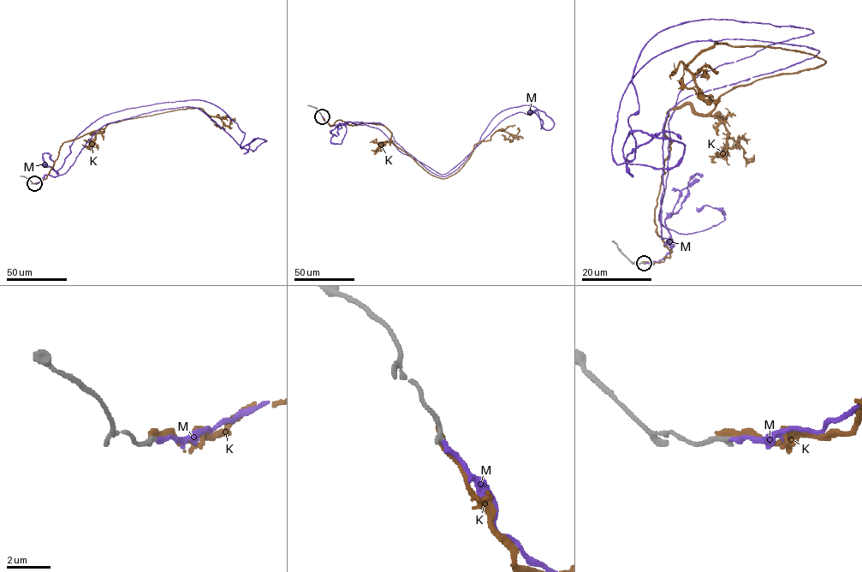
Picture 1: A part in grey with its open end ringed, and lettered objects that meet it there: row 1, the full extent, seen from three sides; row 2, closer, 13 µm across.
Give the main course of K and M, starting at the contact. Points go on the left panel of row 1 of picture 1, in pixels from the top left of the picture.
K: (34, 183), (46, 178), (64, 142), (104, 132), (109, 123), (195, 108), (222, 123), (221, 128), (214, 124)
M: (34, 183), (57, 175), (74, 139), (91, 124), (127, 109), (205, 101), (245, 133), (241, 148), (252, 141)

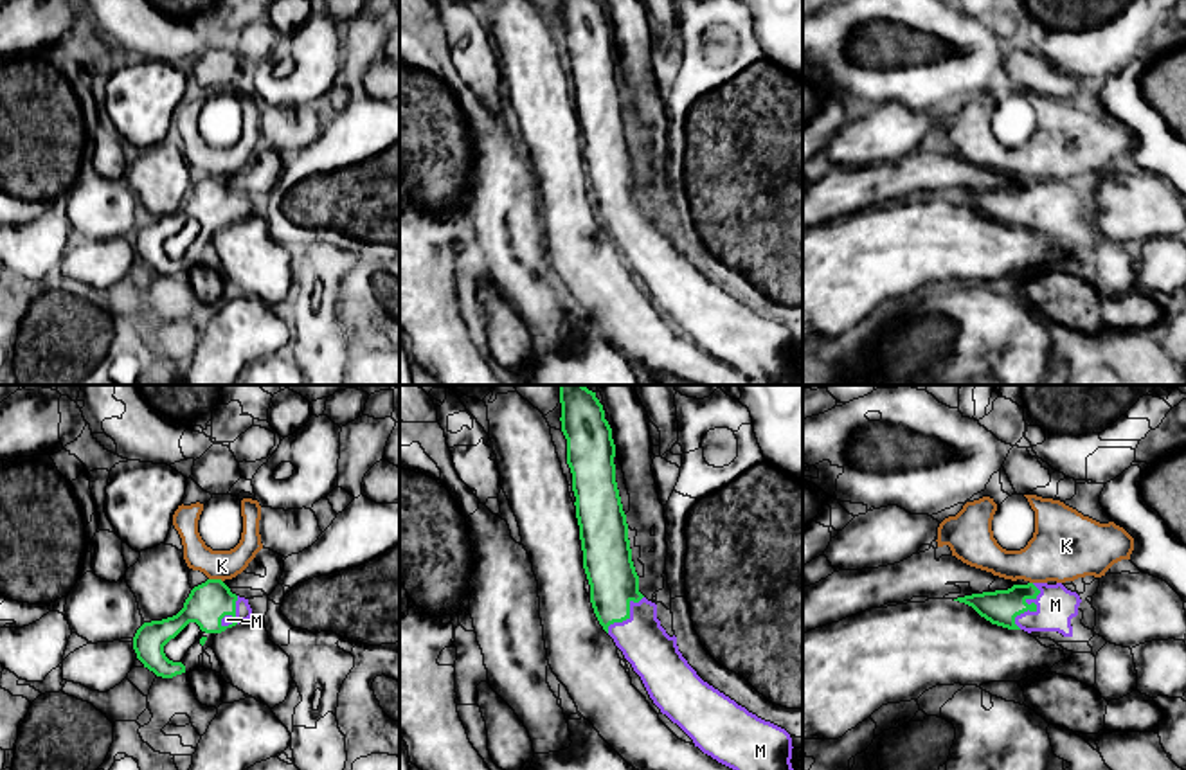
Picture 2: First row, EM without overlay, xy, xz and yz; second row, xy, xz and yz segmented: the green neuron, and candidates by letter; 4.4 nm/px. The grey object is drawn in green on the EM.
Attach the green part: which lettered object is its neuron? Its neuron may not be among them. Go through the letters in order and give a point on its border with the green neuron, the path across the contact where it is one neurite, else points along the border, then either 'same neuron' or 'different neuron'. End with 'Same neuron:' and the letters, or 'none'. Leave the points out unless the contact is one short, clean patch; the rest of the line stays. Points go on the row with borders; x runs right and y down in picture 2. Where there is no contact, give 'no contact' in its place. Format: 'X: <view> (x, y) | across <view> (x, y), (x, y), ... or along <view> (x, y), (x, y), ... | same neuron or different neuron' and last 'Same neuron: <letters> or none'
K: xy (216, 580) | different neuron
M: yz (1032, 610) | across yz (1001, 607), (1032, 610), (1055, 605) | same neuron
Same neuron: M

